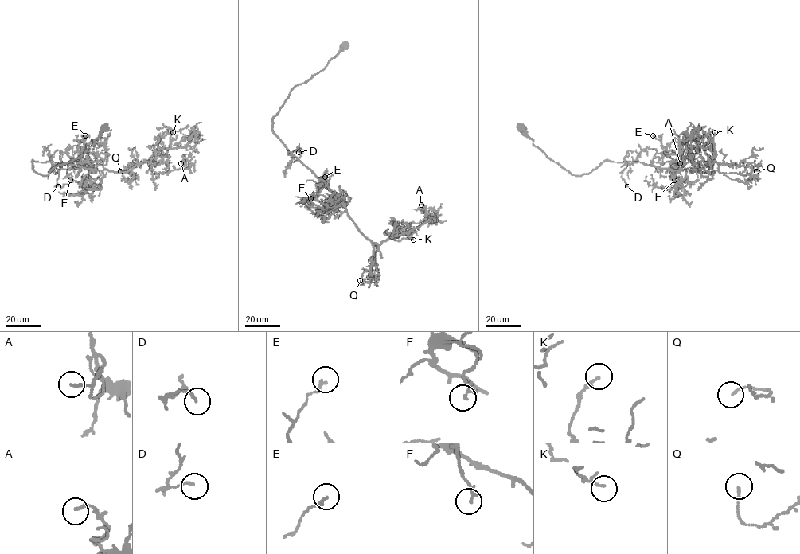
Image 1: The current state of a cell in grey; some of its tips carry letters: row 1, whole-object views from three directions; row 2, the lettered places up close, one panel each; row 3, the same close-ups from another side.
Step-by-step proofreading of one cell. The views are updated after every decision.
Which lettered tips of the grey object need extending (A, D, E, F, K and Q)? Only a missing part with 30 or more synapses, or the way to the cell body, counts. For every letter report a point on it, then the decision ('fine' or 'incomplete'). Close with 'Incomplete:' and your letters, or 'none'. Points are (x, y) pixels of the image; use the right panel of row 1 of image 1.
A: place (680, 163); fine
D: place (627, 186); fine
E: place (653, 135); fine
F: place (674, 180); fine
K: place (715, 132); fine
Q: place (756, 171); fine
Incomplete: none

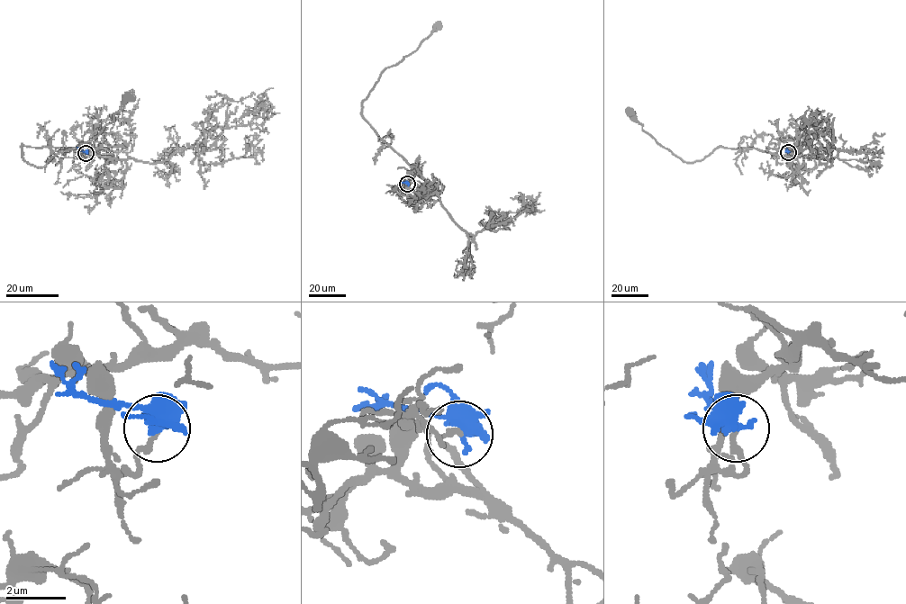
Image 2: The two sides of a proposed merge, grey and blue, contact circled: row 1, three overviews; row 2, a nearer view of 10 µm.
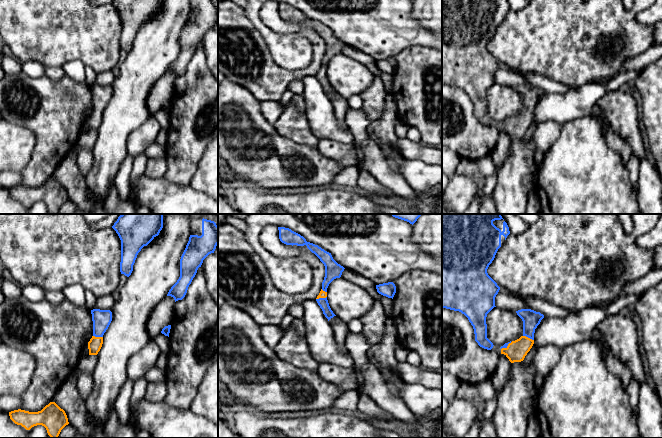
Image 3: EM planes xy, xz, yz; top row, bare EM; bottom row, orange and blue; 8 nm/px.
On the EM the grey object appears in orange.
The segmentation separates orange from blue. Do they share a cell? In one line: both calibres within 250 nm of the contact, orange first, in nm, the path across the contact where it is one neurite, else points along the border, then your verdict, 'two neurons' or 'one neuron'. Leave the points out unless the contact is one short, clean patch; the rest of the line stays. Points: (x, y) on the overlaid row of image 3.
60/80 nm | across xz (322, 294), (321, 297), (322, 302) | one neuron

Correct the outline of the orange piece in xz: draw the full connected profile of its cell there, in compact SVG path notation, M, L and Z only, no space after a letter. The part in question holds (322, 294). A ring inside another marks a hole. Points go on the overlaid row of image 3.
M278 227L279 230L279 239L282 243L286 245L297 245L297 246L304 246L306 245L307 248L314 253L320 261L325 266L325 277L322 282L322 289L319 295L316 298L316 301L320 308L323 311L323 314L328 319L328 321L336 316L333 311L331 310L328 300L327 300L327 288L329 284L336 278L340 278L342 272L344 271L344 267L338 264L332 257L331 253L325 251L318 245L313 243L307 242L306 239L301 236L300 234L292 231L289 228L285 227Z

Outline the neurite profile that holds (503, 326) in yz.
M494 307L486 317L487 338L496 346L523 336L523 321L515 311Z

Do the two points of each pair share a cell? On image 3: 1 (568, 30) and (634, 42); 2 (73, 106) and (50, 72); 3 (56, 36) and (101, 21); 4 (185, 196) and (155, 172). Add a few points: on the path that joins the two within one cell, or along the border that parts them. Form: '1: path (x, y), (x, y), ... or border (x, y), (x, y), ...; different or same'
1: path (584, 32), (618, 32); same
2: border (45, 74), (53, 81), (59, 81), (66, 75); different
3: path (67, 32), (90, 32); same
4: border (144, 174), (152, 178), (163, 177); different

